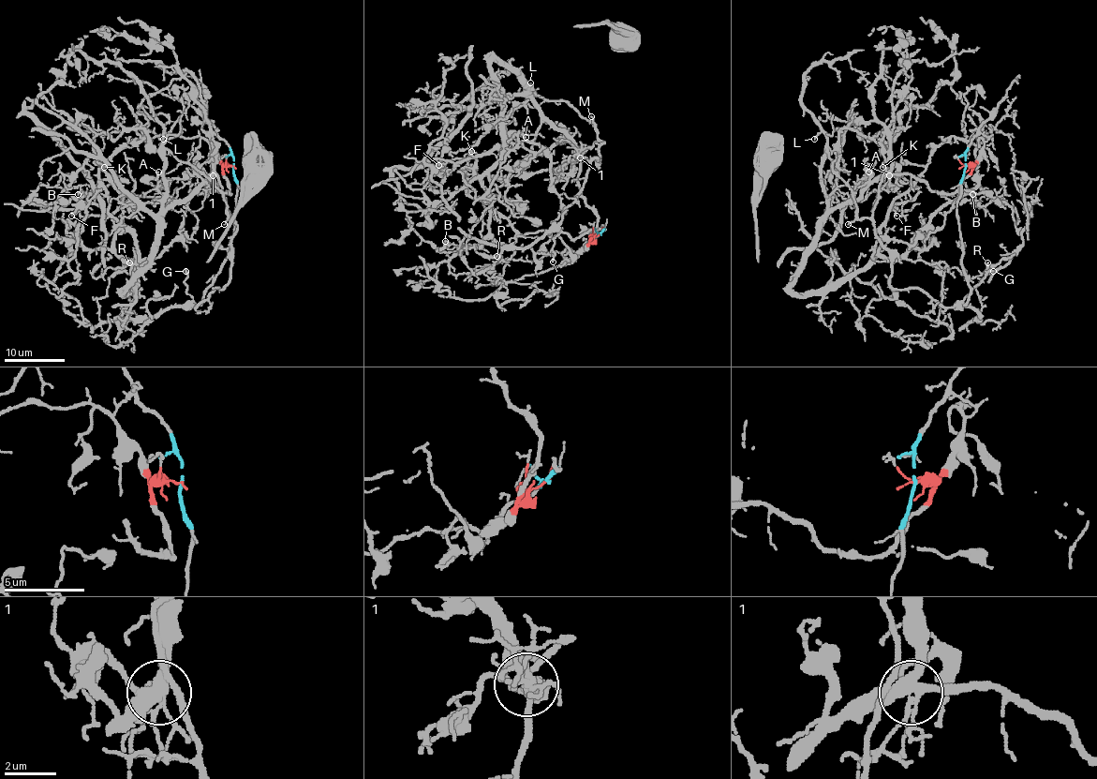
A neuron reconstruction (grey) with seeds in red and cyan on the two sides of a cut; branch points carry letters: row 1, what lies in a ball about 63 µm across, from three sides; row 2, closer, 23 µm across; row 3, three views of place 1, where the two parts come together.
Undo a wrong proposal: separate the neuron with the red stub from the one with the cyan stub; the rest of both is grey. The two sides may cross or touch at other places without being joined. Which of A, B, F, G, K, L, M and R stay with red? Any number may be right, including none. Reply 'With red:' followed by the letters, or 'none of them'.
With red: A, B, F, K, L

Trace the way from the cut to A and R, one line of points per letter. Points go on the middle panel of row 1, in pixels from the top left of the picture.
A: (600, 233), (590, 240), (597, 214), (580, 193), (580, 151), (530, 97), (520, 134), (526, 137)
R: (600, 233), (602, 225), (575, 238), (545, 232), (525, 247), (473, 238), (464, 248), (475, 244), (497, 256)

